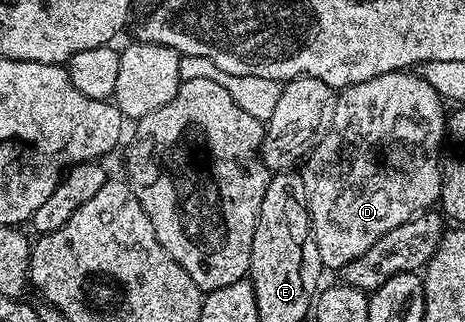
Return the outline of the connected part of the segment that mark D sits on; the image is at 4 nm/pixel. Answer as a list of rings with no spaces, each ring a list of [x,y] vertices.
[[[397,70],[388,72],[384,76],[376,76],[372,80],[364,80],[364,84],[352,84],[346,90],[338,94],[336,100],[336,112],[332,112],[332,124],[330,131],[325,134],[316,144],[316,148],[306,155],[300,166],[300,173],[304,180],[304,192],[306,193],[306,207],[310,213],[310,231],[316,240],[316,252],[320,252],[320,260],[327,271],[341,271],[343,266],[347,266],[352,260],[364,256],[380,236],[392,232],[392,228],[400,228],[408,220],[417,218],[419,214],[427,213],[431,209],[430,205],[435,205],[440,196],[440,184],[442,183],[442,162],[438,153],[442,150],[442,137],[448,134],[448,110],[444,105],[444,100],[432,88],[432,84],[424,80],[416,72]]]

